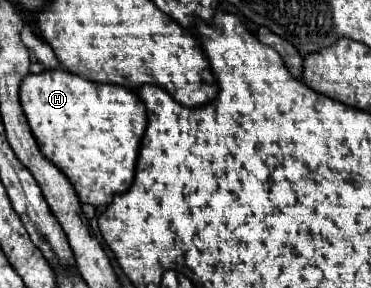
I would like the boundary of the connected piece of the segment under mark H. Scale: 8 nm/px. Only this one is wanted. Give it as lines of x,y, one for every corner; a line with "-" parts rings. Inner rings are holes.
61,68
45,70
41,74
29,74
21,82
19,88
21,108
39,144
41,154
69,178
69,182
77,190
79,200
85,204
107,206
115,194
127,192
127,188
131,188
131,182
135,178
139,144
147,126
145,104
135,96
137,96
135,92
123,86
97,84

